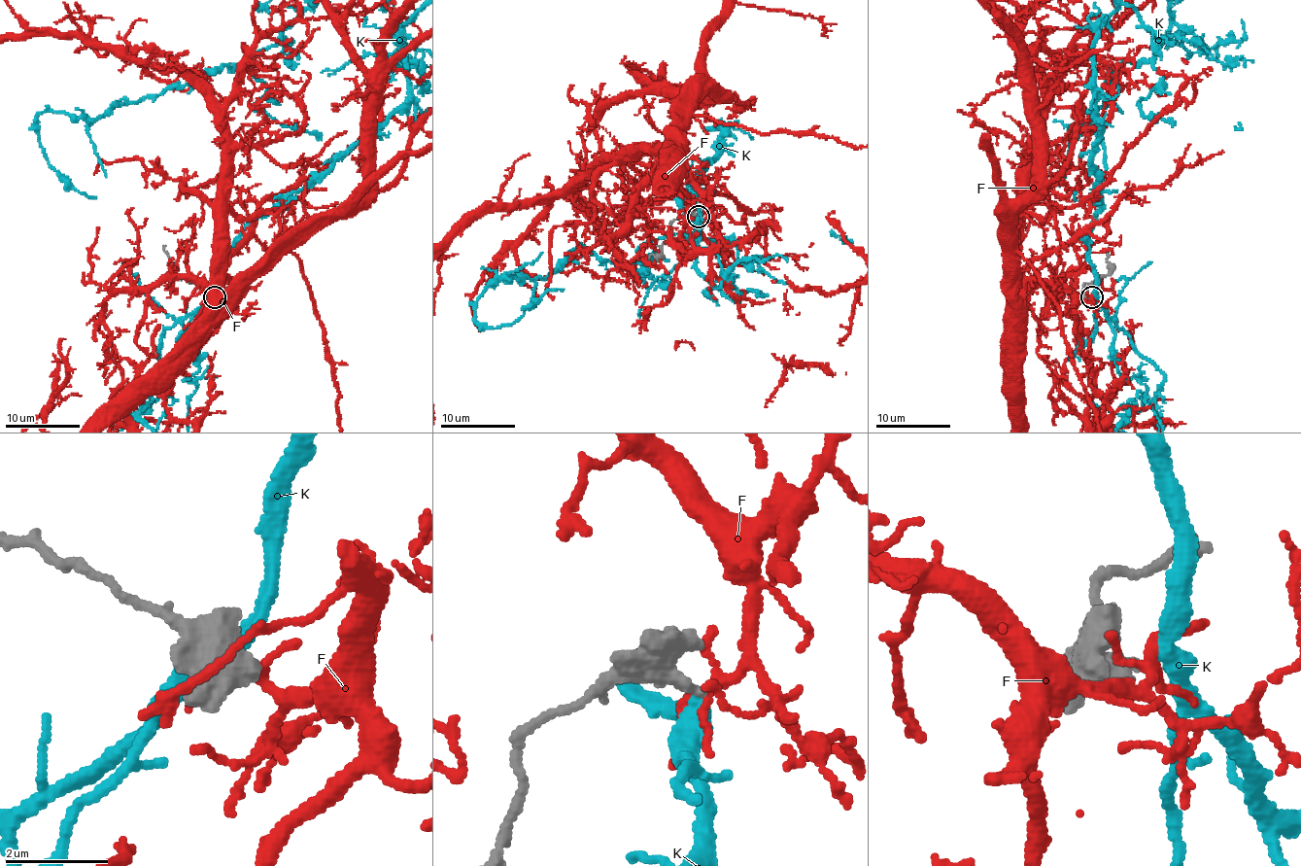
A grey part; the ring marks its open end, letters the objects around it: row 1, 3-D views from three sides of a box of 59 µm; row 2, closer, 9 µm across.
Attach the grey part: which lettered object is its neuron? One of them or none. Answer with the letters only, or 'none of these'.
K

